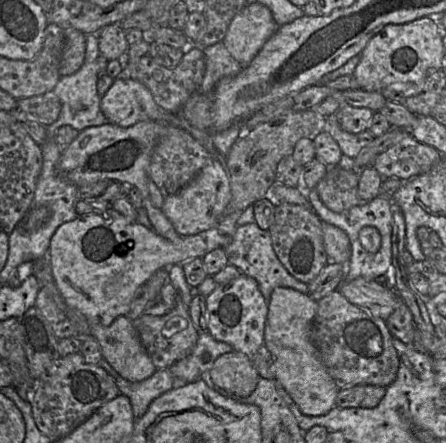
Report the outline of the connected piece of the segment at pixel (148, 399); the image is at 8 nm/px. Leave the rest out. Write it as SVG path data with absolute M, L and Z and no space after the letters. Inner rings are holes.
M104 358L97 365L115 379L120 394L129 398L136 419L147 412L148 407L157 397L175 388L175 380L169 369L157 369L151 377L141 382L129 382Z

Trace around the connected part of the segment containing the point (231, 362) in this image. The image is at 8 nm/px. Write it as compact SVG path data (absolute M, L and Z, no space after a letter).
M239 351L218 357L208 372L208 380L214 388L239 398L247 397L255 390L259 377L253 361Z

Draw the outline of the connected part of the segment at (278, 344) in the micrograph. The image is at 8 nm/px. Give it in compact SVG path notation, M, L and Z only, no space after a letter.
M276 287L268 303L264 345L274 363L275 379L278 380L306 416L327 414L335 405L340 390L322 363L312 340L312 323L318 303L310 295L292 288Z

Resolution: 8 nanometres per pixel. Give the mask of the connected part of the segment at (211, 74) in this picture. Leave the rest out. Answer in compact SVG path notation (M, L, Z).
M222 41L203 48L206 57L206 70L199 92L211 93L219 80L224 77L235 76L243 68L227 50Z

